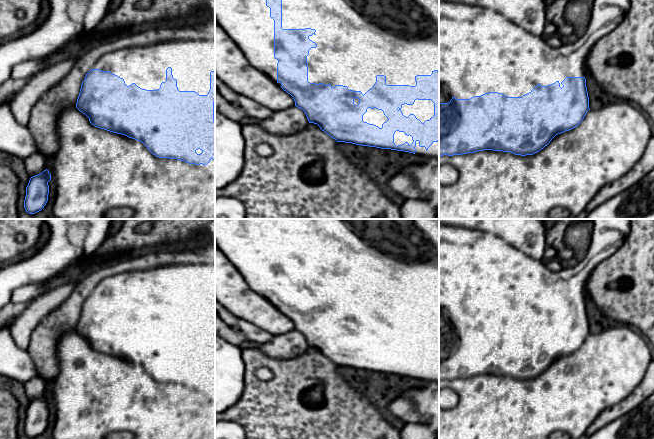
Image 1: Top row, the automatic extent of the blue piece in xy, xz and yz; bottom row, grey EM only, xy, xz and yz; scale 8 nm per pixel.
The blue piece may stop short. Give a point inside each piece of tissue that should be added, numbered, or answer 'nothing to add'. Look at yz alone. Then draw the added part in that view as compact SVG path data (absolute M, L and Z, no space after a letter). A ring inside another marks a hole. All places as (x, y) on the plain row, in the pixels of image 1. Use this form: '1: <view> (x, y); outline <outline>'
1: yz (480, 275); outline M592 219L592 221L593 232L586 256L578 262L576 266L562 268L558 272L551 271L543 260L535 260L529 257L523 251L511 246L496 235L480 230L439 224L439 327L448 327L453 321L456 323L470 323L474 320L481 320L489 316L502 317L507 321L522 321L531 316L538 308L541 310L548 310L558 305L562 312L563 309L561 306L566 301L585 301L585 284L593 268L614 254L622 246L630 233L630 219Z

